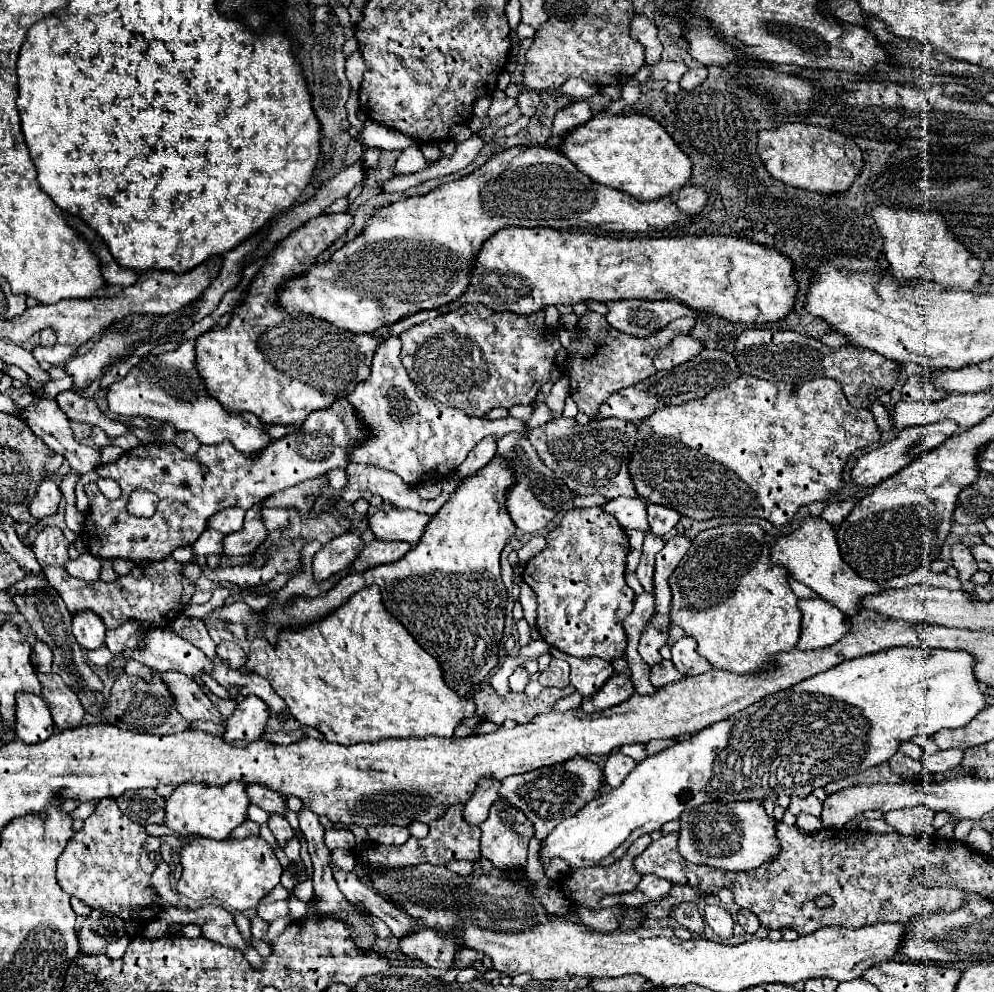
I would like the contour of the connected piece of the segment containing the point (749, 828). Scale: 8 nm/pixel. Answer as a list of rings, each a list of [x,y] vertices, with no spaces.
[[[761,801],[705,803],[681,815],[679,853],[695,865],[711,865],[725,871],[749,871],[771,861],[781,851],[775,829],[777,821],[765,813]]]

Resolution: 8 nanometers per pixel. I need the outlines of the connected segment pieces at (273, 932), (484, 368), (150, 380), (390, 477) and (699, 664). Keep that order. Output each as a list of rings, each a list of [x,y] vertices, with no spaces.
[[[279,917],[279,919],[275,919],[275,921],[271,923],[271,927],[269,927],[269,933],[267,933],[265,941],[271,945],[271,943],[273,943],[273,939],[275,939],[275,937],[279,937],[279,935],[289,927],[289,923],[291,923],[291,921],[293,921],[291,917]]]
[[[467,303],[457,311],[445,313],[441,317],[429,319],[413,329],[401,333],[401,363],[407,369],[415,385],[429,397],[463,409],[469,417],[483,417],[493,407],[513,407],[517,403],[533,403],[541,383],[551,379],[551,369],[555,365],[555,355],[561,349],[557,327],[545,323],[545,313],[537,311],[531,315],[517,313],[497,313],[485,307],[483,303]]]
[[[185,341],[173,353],[145,357],[141,365],[127,373],[127,377],[109,387],[107,401],[111,413],[125,417],[151,417],[155,421],[171,423],[179,431],[191,431],[205,445],[231,441],[245,457],[257,457],[257,453],[273,443],[267,435],[267,425],[253,413],[229,413],[217,403],[217,399],[209,397],[197,373],[193,355],[193,341]]]
[[[349,463],[349,483],[341,491],[341,497],[353,503],[355,497],[371,495],[379,495],[383,497],[383,501],[389,501],[395,507],[415,509],[427,515],[435,515],[439,507],[449,499],[449,493],[441,493],[437,499],[425,501],[419,497],[417,489],[413,485],[405,485],[405,481],[399,475],[385,469],[377,469],[373,465]]]
[[[681,637],[673,647],[673,665],[683,673],[683,675],[701,675],[713,669],[713,665],[709,665],[705,661],[705,657],[701,657],[697,653],[697,643],[691,637]]]

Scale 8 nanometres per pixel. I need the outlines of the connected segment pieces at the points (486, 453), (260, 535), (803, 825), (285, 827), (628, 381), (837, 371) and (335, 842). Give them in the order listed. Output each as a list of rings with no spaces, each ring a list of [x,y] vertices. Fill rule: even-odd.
[[[485,437],[485,441],[481,441],[481,445],[475,445],[469,453],[469,457],[465,459],[465,463],[461,465],[459,475],[465,479],[469,475],[475,475],[481,467],[485,467],[497,453],[497,441],[493,441],[493,437]]]
[[[255,505],[245,513],[243,529],[225,535],[225,555],[237,557],[237,555],[253,553],[261,545],[261,541],[265,541],[267,533],[269,531],[265,529],[265,523],[261,521],[261,509],[259,505]]]
[[[800,813],[797,816],[796,826],[804,832],[817,833],[823,829],[821,819],[813,815]]]
[[[271,815],[269,817],[269,823],[267,823],[267,827],[271,829],[271,833],[275,835],[275,839],[277,839],[277,845],[283,849],[285,847],[285,843],[289,841],[289,839],[293,839],[293,829],[291,829],[291,825],[289,825],[289,821],[287,819],[283,819],[283,817],[279,817],[279,815]]]
[[[587,313],[579,321],[579,339],[571,343],[567,365],[569,365],[569,381],[571,381],[571,397],[579,405],[579,411],[583,411],[589,417],[595,417],[613,393],[635,385],[655,373],[653,357],[659,349],[669,345],[673,337],[677,335],[689,335],[695,329],[697,321],[693,317],[681,317],[673,323],[669,323],[665,329],[649,335],[649,337],[631,337],[627,333],[621,333],[607,325],[605,317],[599,313]]]
[[[747,329],[737,337],[735,359],[743,373],[755,375],[767,381],[803,383],[817,377],[831,377],[841,383],[847,401],[853,407],[869,409],[883,393],[889,393],[899,377],[899,363],[855,345],[827,347],[817,339],[799,335],[793,331],[769,331],[769,329]]]
[[[327,825],[325,827],[325,843],[327,843],[327,849],[333,851],[337,847],[343,847],[343,849],[353,849],[355,847],[355,837],[349,829],[335,829],[333,825]]]

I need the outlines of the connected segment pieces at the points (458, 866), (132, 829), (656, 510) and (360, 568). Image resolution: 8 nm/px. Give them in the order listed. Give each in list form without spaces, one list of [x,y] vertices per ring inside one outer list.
[[[451,861],[447,867],[449,867],[453,873],[457,873],[457,875],[461,875],[461,877],[467,877],[467,875],[473,873],[473,865],[475,865],[475,863],[471,863],[471,861]]]
[[[116,798],[102,799],[97,811],[85,819],[83,829],[75,833],[57,861],[57,879],[61,889],[91,909],[109,911],[123,921],[155,919],[163,905],[159,905],[159,909],[143,911],[159,901],[159,895],[151,885],[151,875],[157,863],[149,859],[149,851],[145,849],[147,839],[149,833],[145,827],[129,821],[129,817],[119,809]]]
[[[647,505],[647,513],[649,513],[651,531],[653,531],[653,535],[659,535],[659,537],[669,535],[681,519],[681,513],[677,513],[675,509],[669,509],[665,505]]]
[[[373,541],[367,545],[355,559],[355,573],[363,573],[371,567],[399,561],[411,549],[409,543],[389,543],[389,541]]]

